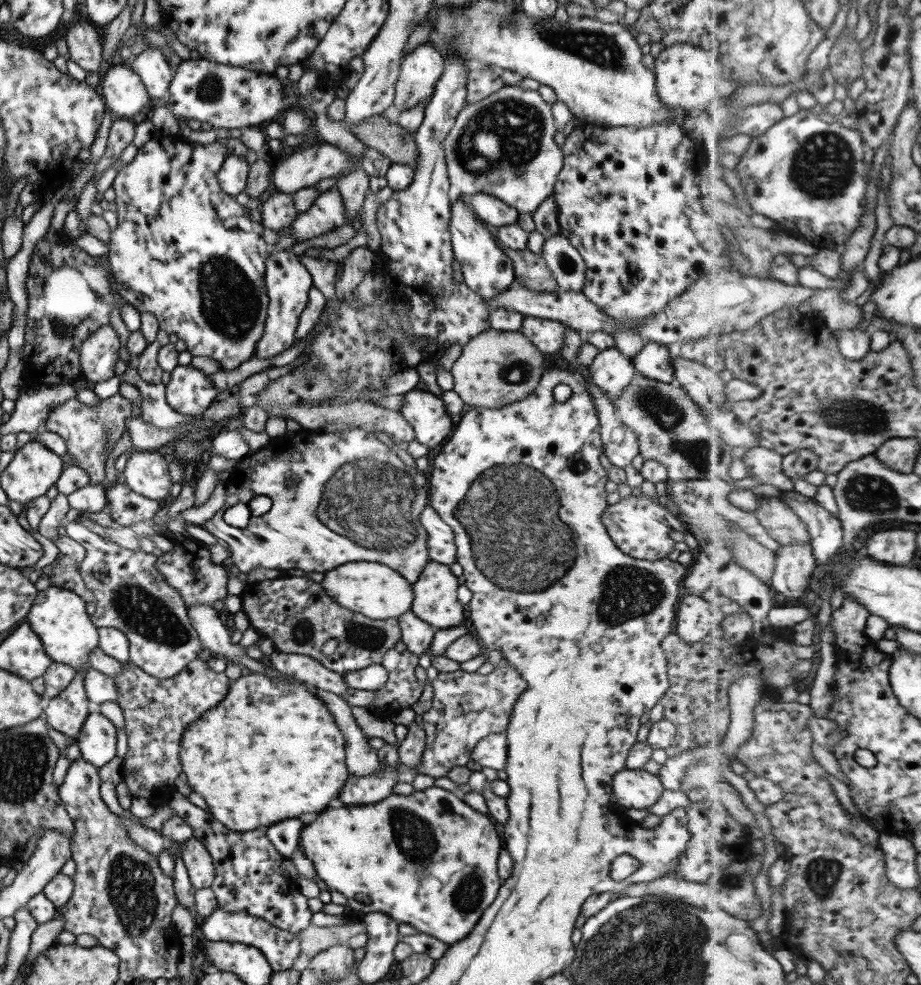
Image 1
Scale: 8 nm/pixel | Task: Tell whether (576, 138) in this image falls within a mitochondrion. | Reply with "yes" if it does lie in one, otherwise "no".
no

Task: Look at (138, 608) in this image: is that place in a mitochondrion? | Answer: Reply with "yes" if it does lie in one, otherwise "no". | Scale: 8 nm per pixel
yes

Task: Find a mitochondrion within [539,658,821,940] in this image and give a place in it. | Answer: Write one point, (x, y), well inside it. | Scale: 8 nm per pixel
(732, 881)

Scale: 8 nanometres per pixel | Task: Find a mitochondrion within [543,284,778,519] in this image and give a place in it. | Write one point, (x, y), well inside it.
(665, 411)

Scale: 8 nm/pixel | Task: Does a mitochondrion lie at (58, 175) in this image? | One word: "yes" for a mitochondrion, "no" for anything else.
no

